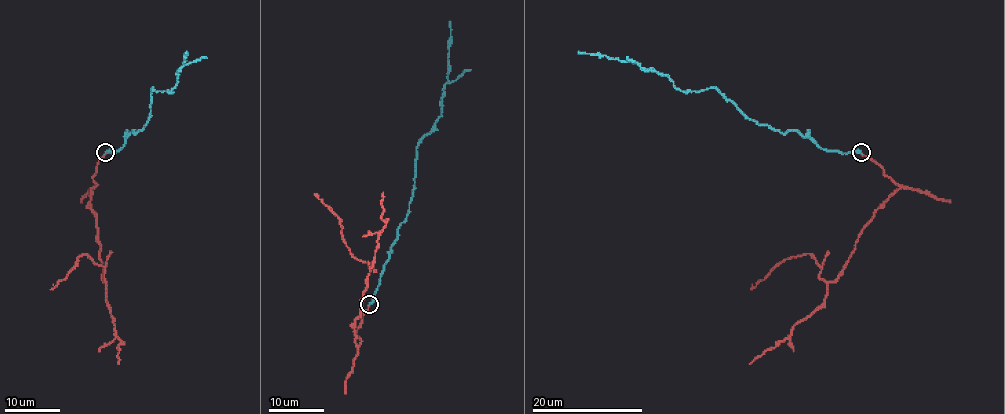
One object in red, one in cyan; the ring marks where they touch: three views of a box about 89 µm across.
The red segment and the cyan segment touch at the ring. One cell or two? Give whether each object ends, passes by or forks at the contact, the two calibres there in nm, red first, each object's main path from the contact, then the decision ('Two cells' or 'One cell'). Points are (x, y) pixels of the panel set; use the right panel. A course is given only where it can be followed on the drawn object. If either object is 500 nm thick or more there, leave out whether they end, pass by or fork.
At the ring red ends. At the ring cyan ends. Thickness 170 nm (red) against 360 nm. Course of red: (861, 153), (902, 186), (858, 237), (845, 267), (823, 281), (817, 262), (803, 253), (783, 259), (750, 289). Course of cyan: (861, 153), (830, 151), (796, 131), (759, 125), (715, 88), (680, 91), (637, 63), (578, 51). One cell

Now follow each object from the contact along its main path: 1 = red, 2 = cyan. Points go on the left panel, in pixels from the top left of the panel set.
1: (105, 153), (93, 175), (97, 183), (90, 208), (105, 281), (104, 267), (83, 253), (50, 289)
2: (105, 153), (116, 151), (133, 131), (135, 133), (145, 125), (152, 88), (170, 91), (186, 51)

